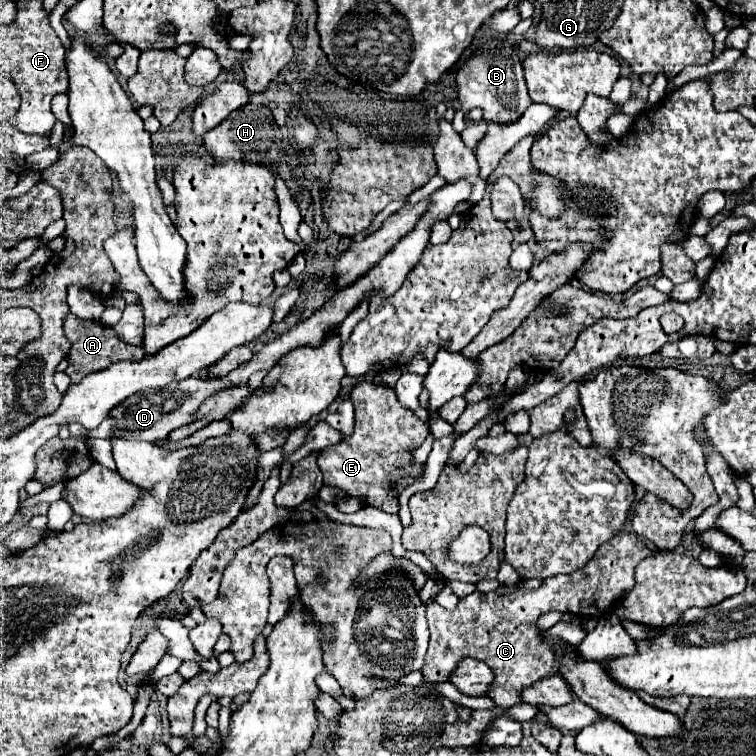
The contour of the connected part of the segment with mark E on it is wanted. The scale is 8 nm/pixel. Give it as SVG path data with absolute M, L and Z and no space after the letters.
M359 382L353 388L351 398L355 404L353 434L319 454L319 468L323 472L325 484L337 486L351 496L365 496L367 504L397 514L399 504L397 498L389 494L393 482L387 480L387 474L391 468L401 466L405 468L405 476L419 476L423 466L415 464L411 458L413 442L399 442L399 410L393 410L393 388L377 386L373 382Z

